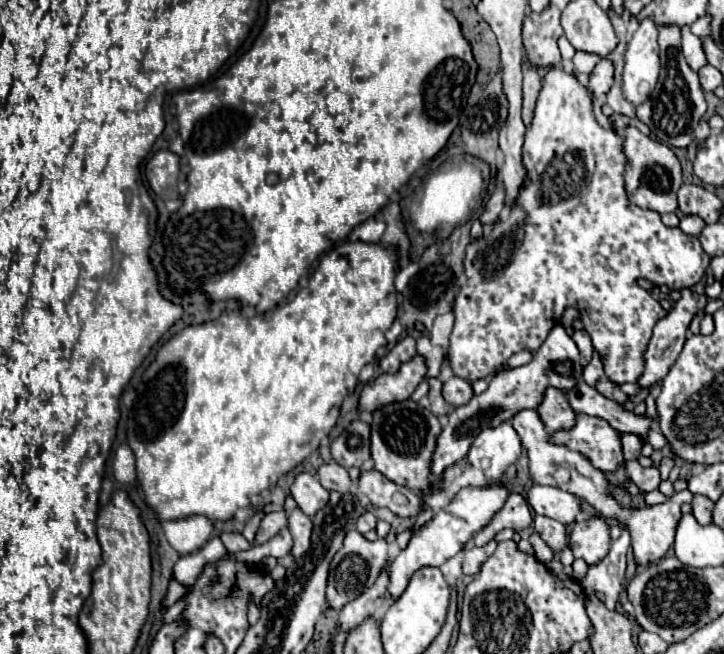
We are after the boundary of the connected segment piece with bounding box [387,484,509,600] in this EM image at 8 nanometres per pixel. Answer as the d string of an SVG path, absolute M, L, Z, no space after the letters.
M485 486L485 488L463 488L459 490L459 494L451 500L449 506L445 506L443 510L439 510L431 522L423 524L409 540L407 548L399 552L399 556L391 562L389 566L389 596L391 600L397 600L407 584L409 578L413 576L413 572L417 572L423 566L441 566L445 560L453 558L465 544L467 540L477 534L483 526L489 524L489 520L493 518L493 514L503 506L503 502L507 500L509 492L505 486Z

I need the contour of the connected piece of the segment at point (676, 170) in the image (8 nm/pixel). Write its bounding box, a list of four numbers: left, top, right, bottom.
[625,126,683,214]

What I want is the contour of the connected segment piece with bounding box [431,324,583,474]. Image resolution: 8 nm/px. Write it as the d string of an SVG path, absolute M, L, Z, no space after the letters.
M555 324L547 340L535 352L529 364L499 372L495 378L491 378L489 388L483 394L473 396L469 404L459 406L449 414L449 424L443 428L437 440L435 454L433 454L433 468L431 468L433 474L443 474L447 466L461 460L469 452L471 442L475 440L479 430L485 430L487 426L499 426L503 422L509 422L519 410L537 410L537 406L543 402L547 388L571 392L579 384L581 376L583 376L581 352L575 346L573 338L565 332L565 328L561 324Z

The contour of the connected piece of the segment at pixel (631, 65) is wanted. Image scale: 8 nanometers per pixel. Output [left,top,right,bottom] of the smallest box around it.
[623,20,659,104]

